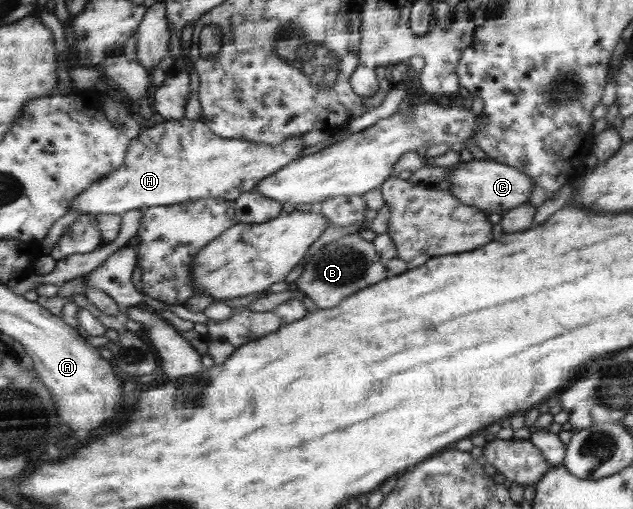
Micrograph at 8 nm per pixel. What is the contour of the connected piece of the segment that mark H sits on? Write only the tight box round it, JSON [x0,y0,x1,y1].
[69,117,313,215]

